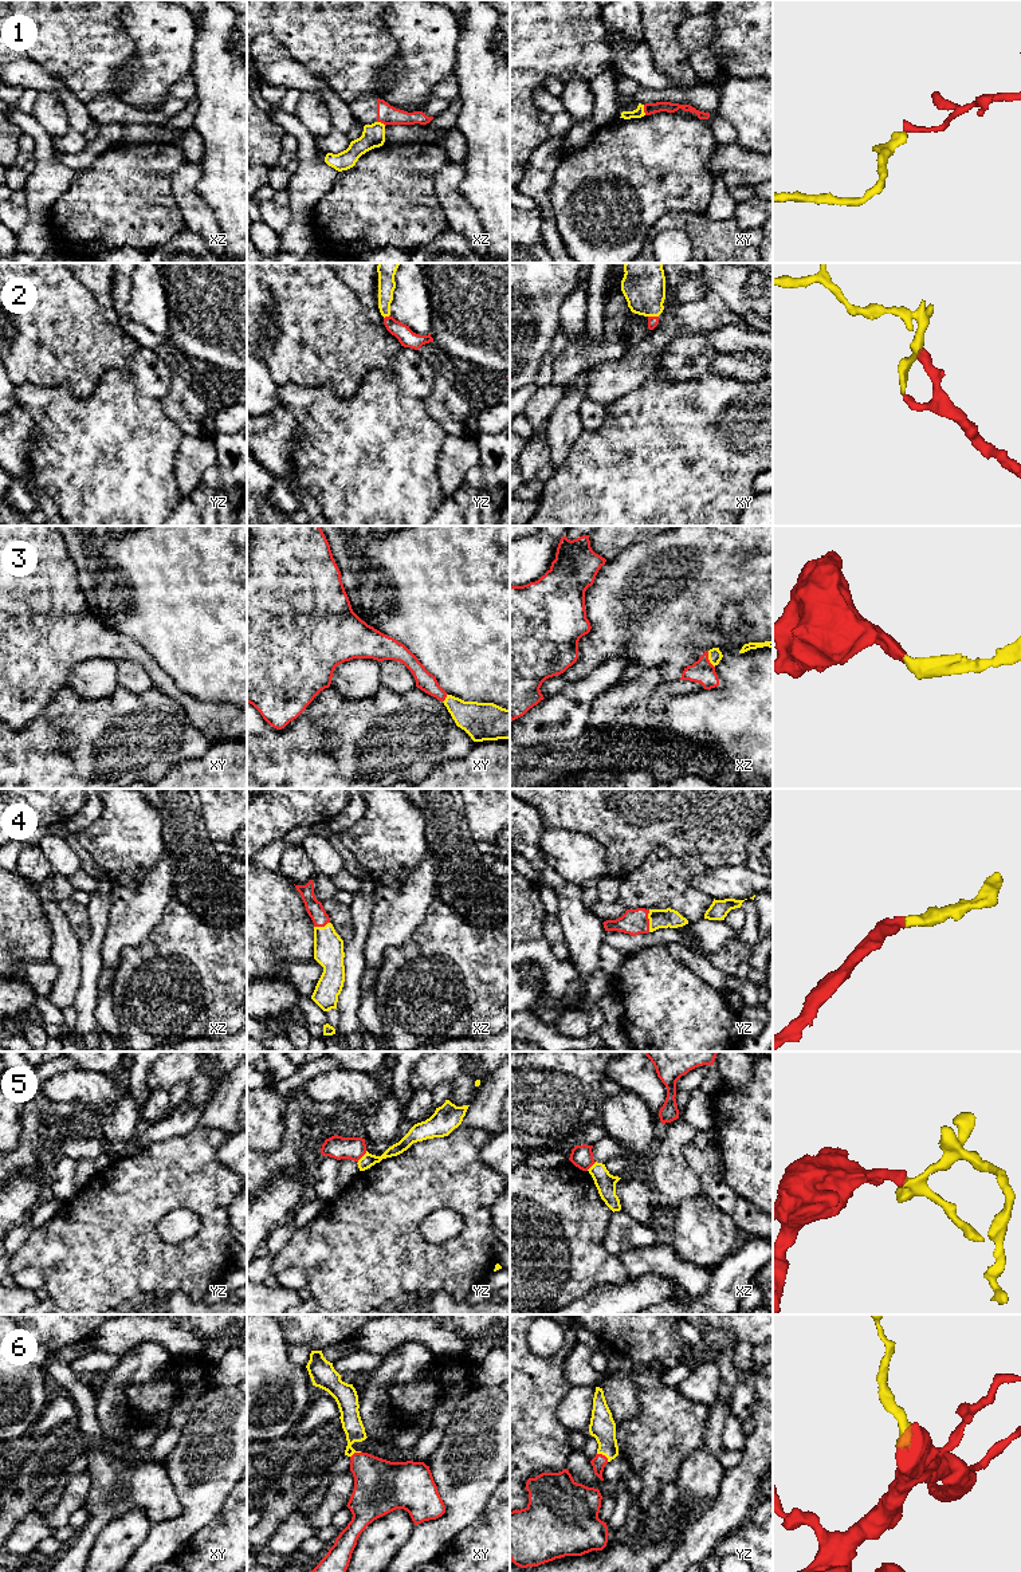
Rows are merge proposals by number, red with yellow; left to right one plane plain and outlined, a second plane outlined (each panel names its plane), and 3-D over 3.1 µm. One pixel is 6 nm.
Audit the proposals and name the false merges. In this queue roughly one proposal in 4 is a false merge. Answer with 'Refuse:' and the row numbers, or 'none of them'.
Refuse: 1, 5

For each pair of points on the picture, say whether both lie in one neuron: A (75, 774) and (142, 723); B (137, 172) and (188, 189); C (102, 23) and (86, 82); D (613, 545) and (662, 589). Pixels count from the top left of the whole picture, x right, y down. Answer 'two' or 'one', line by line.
A: one
B: two
C: one
D: two

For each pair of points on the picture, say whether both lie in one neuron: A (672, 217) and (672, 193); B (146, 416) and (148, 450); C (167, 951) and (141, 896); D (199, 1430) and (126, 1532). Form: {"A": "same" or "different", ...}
{"A": "different", "B": "same", "C": "different", "D": "different"}

